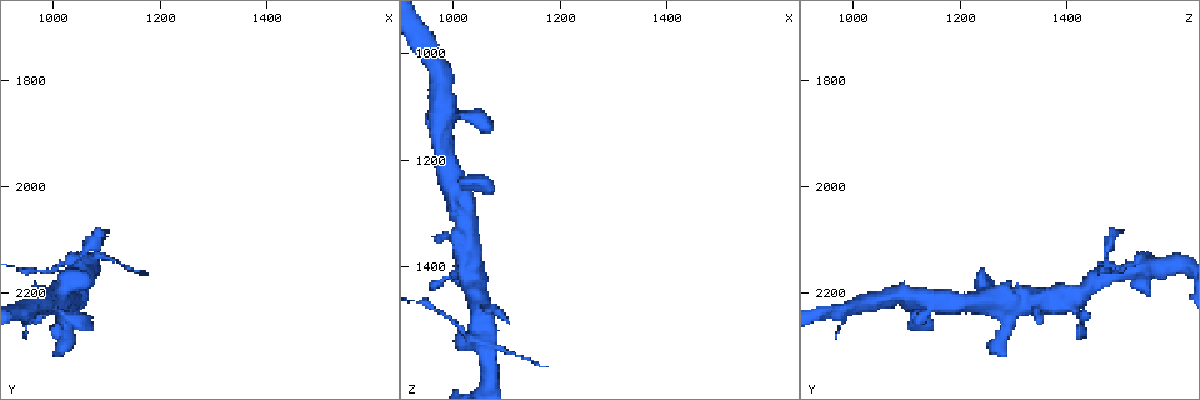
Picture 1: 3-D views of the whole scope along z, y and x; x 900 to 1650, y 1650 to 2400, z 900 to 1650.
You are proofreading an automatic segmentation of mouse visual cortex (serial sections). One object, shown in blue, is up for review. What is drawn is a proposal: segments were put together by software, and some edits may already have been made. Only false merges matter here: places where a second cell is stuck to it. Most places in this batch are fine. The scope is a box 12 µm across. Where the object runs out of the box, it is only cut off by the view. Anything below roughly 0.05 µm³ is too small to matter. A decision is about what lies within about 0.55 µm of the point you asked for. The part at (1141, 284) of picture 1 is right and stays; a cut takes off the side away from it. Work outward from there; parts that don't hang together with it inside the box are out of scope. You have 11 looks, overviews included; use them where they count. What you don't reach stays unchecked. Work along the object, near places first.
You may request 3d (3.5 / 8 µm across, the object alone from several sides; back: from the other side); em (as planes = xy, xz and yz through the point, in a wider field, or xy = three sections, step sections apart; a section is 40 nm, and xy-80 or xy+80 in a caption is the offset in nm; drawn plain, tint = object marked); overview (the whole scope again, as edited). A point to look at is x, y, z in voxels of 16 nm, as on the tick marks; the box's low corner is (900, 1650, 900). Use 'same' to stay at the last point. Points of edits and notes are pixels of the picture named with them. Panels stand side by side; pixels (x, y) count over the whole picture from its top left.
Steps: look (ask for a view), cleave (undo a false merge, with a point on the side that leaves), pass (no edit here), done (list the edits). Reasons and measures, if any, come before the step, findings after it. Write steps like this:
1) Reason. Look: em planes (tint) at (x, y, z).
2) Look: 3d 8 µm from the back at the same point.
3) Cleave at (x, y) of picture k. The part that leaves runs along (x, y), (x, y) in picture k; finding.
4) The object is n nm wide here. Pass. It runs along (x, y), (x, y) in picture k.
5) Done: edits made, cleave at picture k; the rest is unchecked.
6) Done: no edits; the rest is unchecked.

Sudden change in width. Look: 3d 3.5 µm at (1070, 2145, 1555).

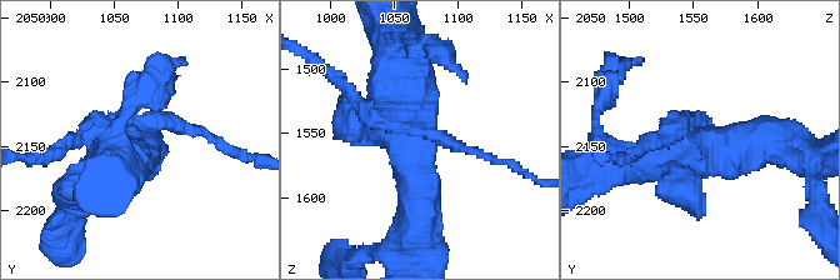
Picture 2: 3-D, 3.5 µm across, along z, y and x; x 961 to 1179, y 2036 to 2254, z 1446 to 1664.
Now the EM. Look: em planes (tint) at (1072, 2144, 1550).

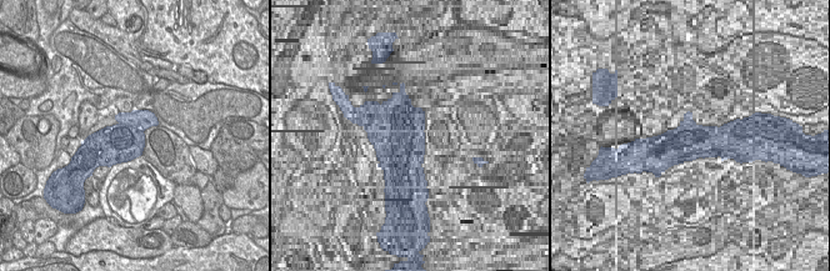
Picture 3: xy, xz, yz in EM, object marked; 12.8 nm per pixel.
Cleave at (334, 75) of picture 2. The part that leaves runs along (373, 113), (315, 61) in picture 2; a second cell is stuck on.

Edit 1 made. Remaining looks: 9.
Calibre changes. Look: 3d 8 µm at (1035, 2215, 1405).

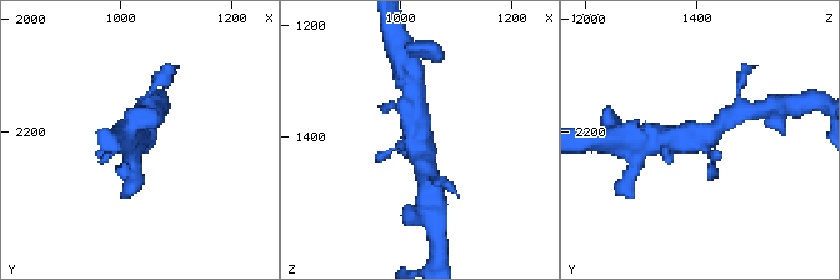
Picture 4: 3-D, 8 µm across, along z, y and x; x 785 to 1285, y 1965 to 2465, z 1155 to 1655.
Look: 3d 3.5 µm at (1035, 2220, 1400).

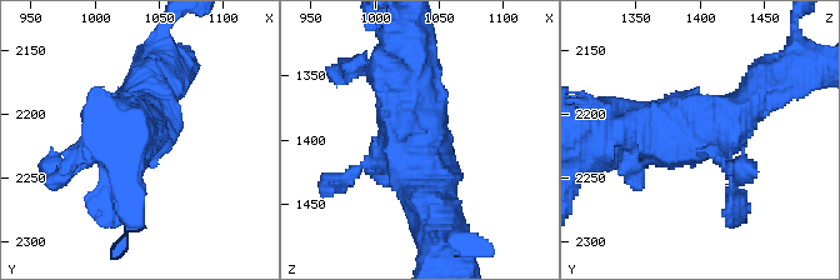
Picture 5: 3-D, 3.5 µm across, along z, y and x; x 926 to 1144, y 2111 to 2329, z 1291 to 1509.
Pass. It runs along (765, 88), (701, 134), (618, 138) in picture 5; one cell here.

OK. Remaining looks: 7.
Sudden change in width. Look: 3d 3.5 µm at (1000, 2210, 1250).

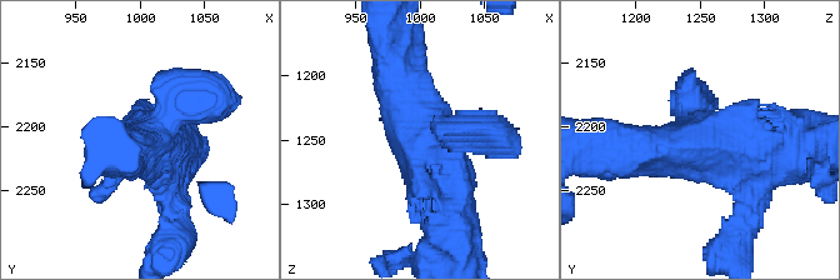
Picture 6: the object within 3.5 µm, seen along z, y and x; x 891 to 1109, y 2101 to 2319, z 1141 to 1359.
Now the EM. Look: em xy step 3 (tint) at (1004, 2212, 1252).

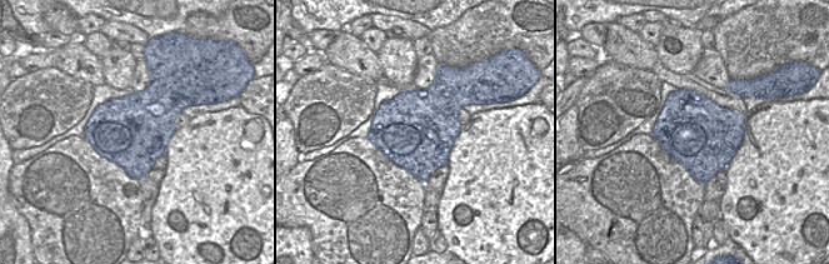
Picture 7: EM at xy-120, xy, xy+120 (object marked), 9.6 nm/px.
Cut it another way. Look: em planes (tint) at the same point.

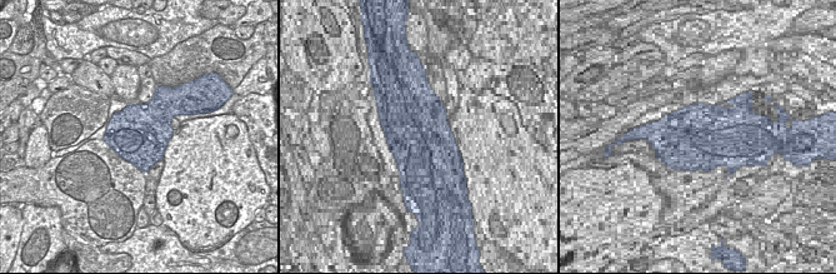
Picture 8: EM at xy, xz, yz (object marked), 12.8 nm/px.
Pass. It runs along (451, 218), (394, 68) in picture 6; continuous, no second cell.

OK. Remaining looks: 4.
Abrupt turn. Look: 3d 8 µm from the back at (990, 2215, 1105).

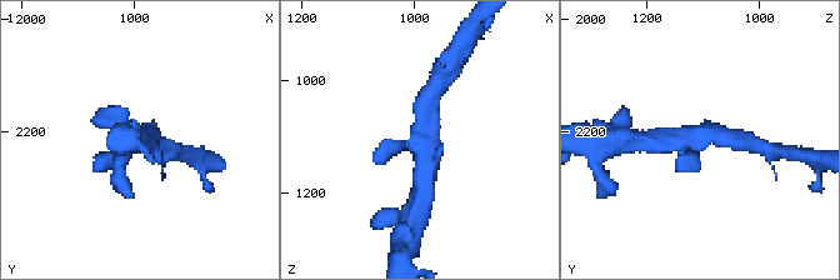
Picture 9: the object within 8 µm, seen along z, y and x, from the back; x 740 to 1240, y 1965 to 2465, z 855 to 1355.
Look: 3d 3.5 µm at (995, 2210, 1105).

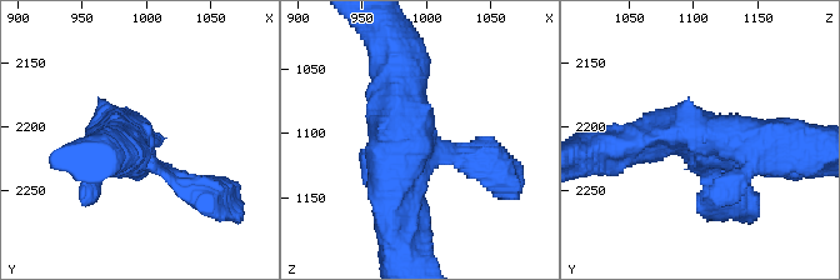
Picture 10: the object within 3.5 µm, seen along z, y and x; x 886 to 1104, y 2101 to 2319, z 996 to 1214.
4 arms meet here; the arms are 150, 250, 450, 500 nm wide; now the EM. Look: em xy step 5 (tint) at (990, 2214, 1110).

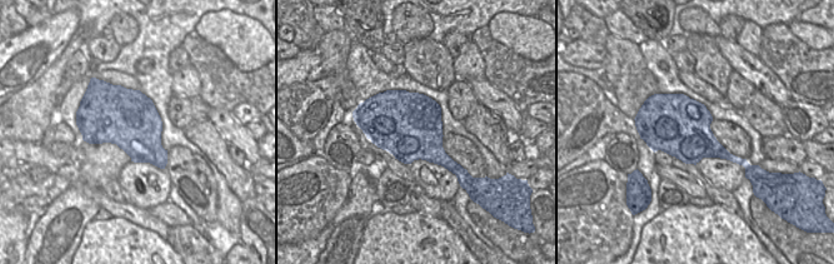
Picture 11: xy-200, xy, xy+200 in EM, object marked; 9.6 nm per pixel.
Pass. It runs along (788, 150), (701, 131), (628, 143) in picture 10; one cell here.

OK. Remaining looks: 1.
Done: edits made, cleave at picture 2; the rest is unchecked.

